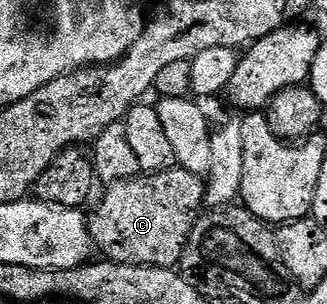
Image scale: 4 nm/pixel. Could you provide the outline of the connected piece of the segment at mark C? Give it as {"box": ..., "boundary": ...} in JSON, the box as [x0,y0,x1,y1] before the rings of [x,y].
{"box":[87,167,199,269],"boundary":[[[170,167],[158,173],[136,175],[128,180],[114,180],[101,202],[87,217],[89,238],[102,258],[118,261],[120,265],[158,265],[160,269],[173,269],[180,262],[183,235],[188,234],[194,220],[193,184],[199,177],[182,167]]]}

